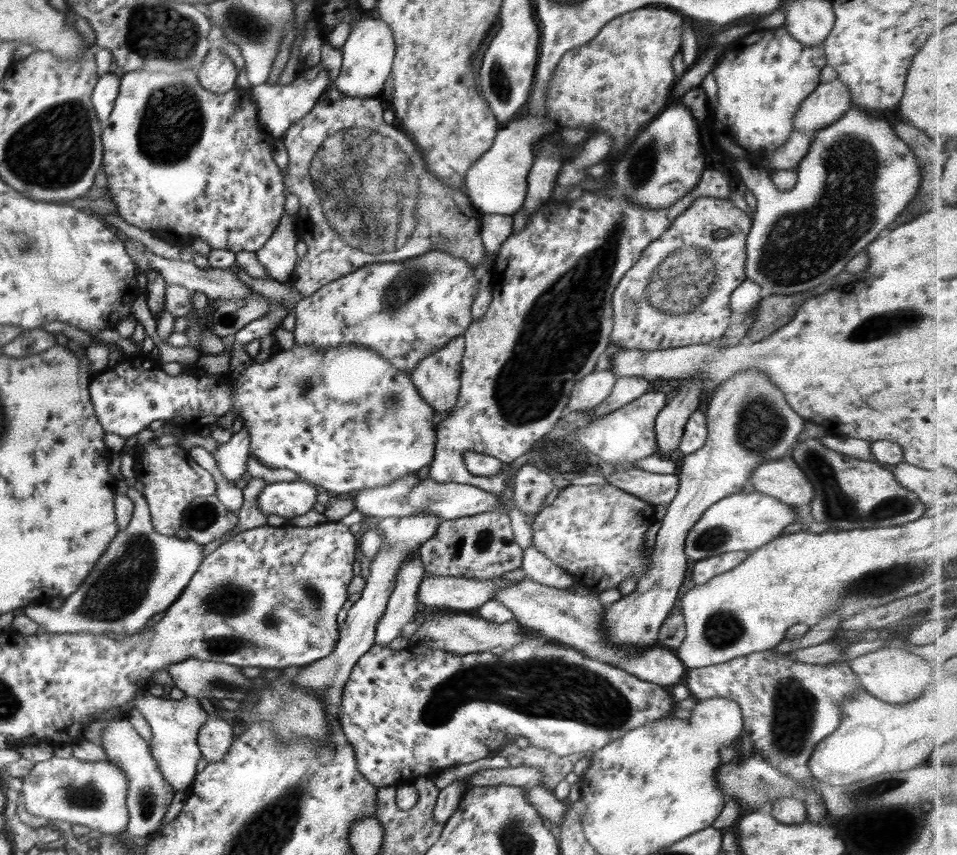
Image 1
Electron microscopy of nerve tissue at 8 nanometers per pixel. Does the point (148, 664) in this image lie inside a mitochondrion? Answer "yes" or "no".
no

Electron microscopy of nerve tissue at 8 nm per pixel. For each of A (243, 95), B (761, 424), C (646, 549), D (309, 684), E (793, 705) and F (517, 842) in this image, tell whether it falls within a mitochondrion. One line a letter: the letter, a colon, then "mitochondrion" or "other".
A: other
B: mitochondrion
C: other
D: other
E: mitochondrion
F: mitochondrion

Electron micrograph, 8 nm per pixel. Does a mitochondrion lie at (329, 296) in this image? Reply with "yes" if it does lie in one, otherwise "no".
no

